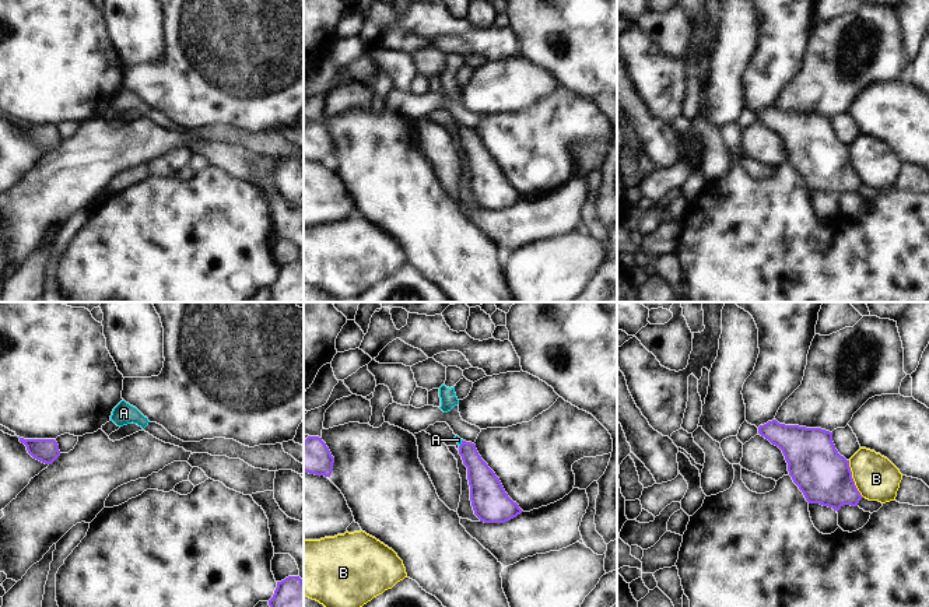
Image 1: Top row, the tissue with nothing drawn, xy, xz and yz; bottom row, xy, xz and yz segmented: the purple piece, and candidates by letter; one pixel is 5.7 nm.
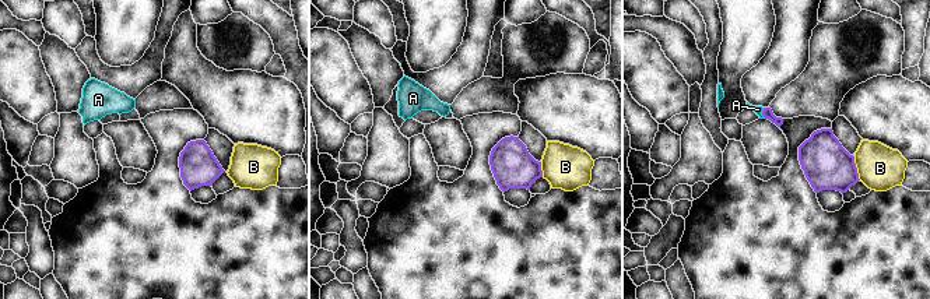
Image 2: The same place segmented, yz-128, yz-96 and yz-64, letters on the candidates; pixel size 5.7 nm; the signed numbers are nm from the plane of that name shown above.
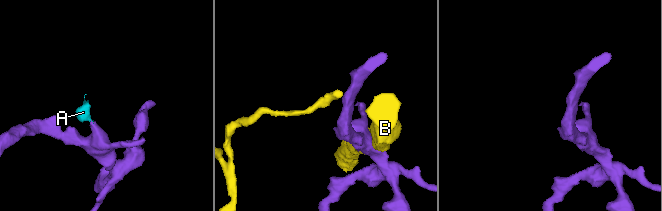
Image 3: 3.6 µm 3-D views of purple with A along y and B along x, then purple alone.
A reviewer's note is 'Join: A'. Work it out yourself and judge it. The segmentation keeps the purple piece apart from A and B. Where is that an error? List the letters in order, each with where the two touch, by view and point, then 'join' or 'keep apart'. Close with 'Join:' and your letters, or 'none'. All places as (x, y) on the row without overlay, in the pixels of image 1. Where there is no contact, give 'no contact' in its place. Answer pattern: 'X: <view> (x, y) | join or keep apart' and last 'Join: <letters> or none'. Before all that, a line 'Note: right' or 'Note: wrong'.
Note: right
A: xz (461, 130) | join
B: yz (852, 165) | keep apart
Join: A

